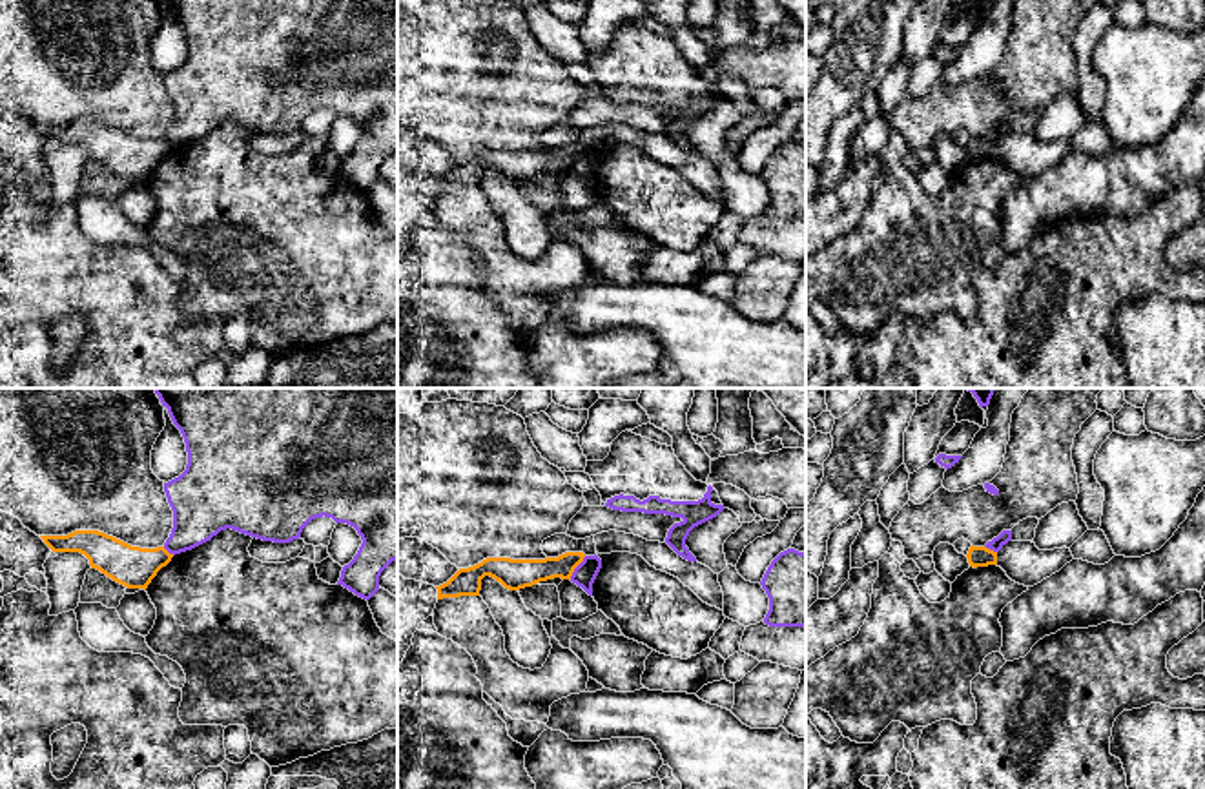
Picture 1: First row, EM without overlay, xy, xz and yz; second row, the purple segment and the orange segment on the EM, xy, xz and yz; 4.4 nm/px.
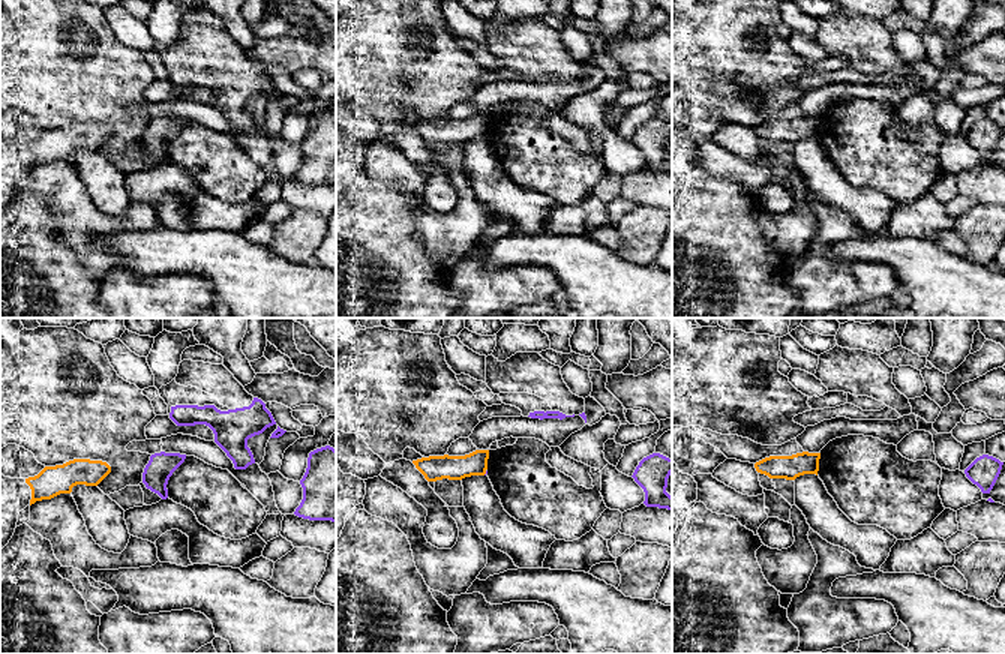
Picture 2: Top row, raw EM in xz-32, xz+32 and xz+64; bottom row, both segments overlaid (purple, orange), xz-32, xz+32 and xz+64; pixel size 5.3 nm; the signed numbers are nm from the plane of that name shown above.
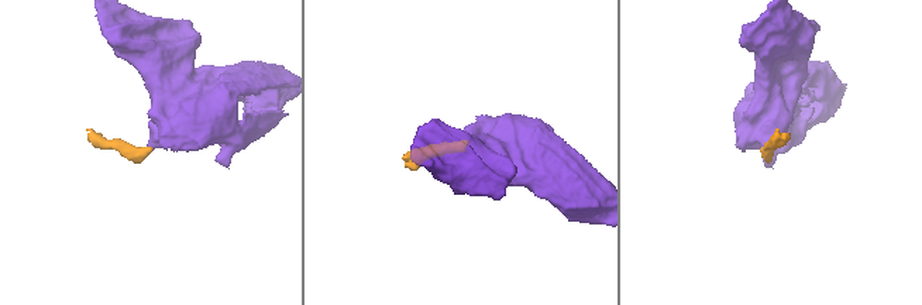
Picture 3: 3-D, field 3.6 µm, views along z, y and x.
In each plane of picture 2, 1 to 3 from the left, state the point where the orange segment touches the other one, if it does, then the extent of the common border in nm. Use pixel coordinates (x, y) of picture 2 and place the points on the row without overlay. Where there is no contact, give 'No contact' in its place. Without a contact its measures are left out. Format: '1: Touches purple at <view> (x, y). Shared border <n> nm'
1: No contact
2: Touches purple at xz+32 (486, 137). Shared border 30 nm
3: No contact

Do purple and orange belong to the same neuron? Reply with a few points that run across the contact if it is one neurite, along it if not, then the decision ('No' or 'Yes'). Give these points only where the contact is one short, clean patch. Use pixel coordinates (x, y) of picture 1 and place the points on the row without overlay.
Line: xz (586, 148), (569, 170). No

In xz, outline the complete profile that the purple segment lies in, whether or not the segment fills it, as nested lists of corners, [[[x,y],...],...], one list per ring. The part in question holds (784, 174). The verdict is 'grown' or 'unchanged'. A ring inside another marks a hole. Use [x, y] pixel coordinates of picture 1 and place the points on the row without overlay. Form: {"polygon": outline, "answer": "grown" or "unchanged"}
{"polygon": [[[780,144],[767,159],[762,180],[769,190],[764,215],[769,219],[806,219],[806,146]]], "answer": "unchanged"}

